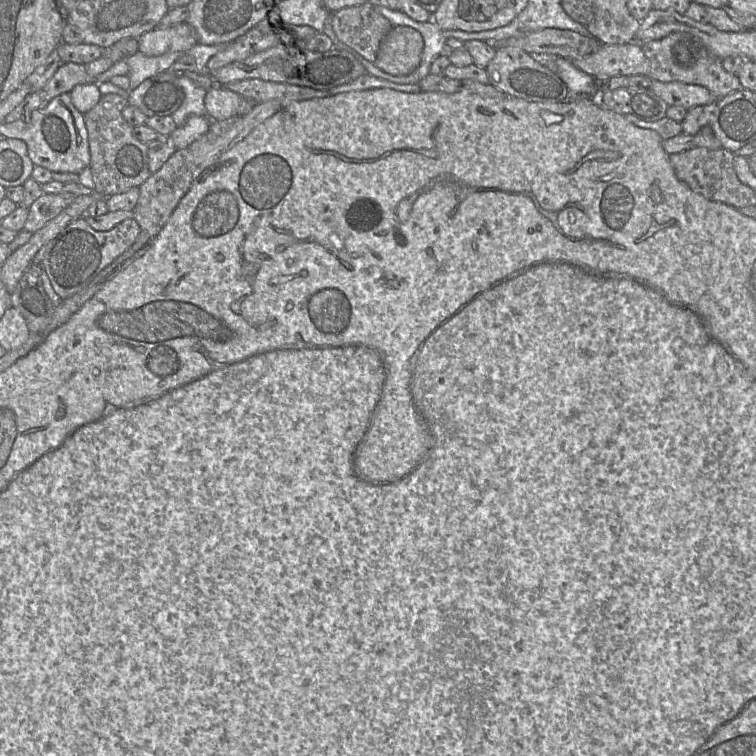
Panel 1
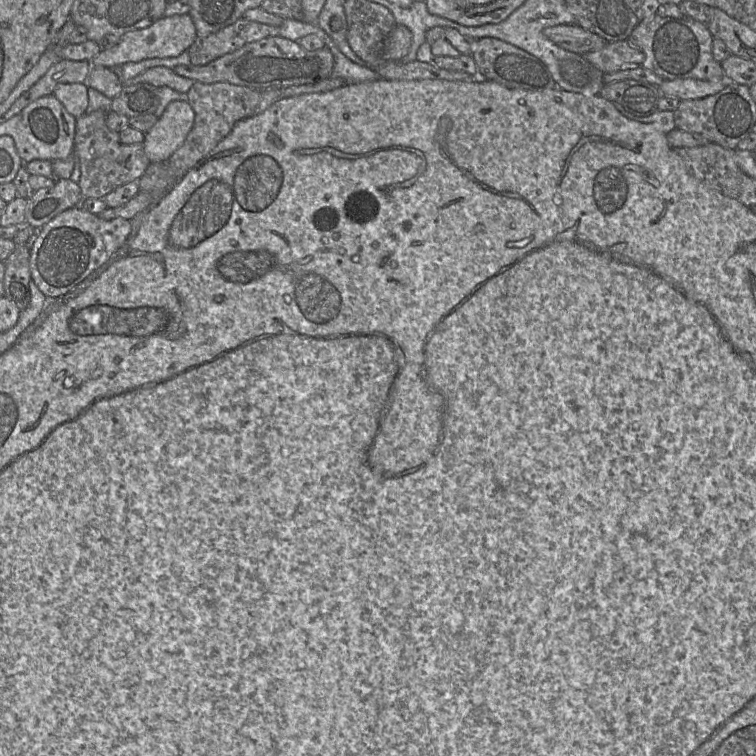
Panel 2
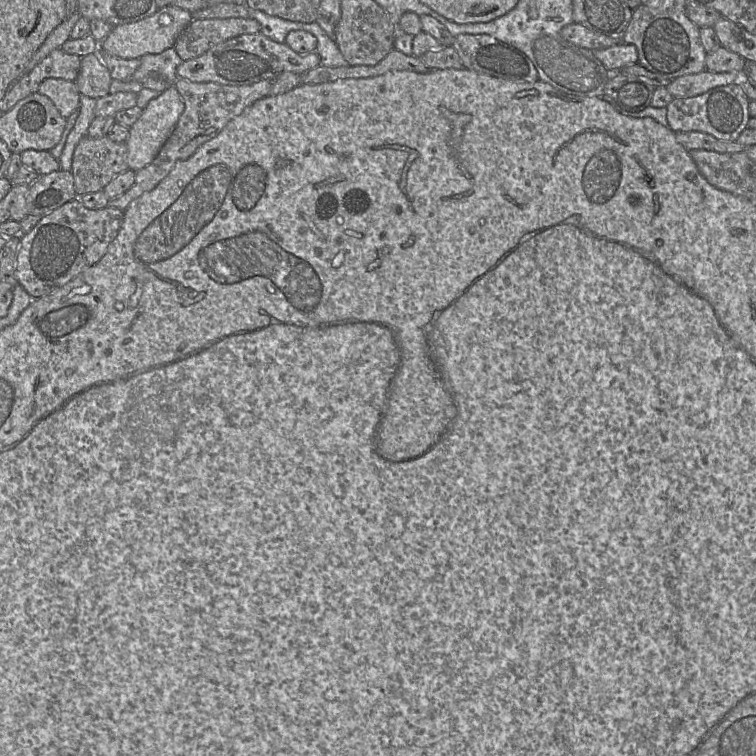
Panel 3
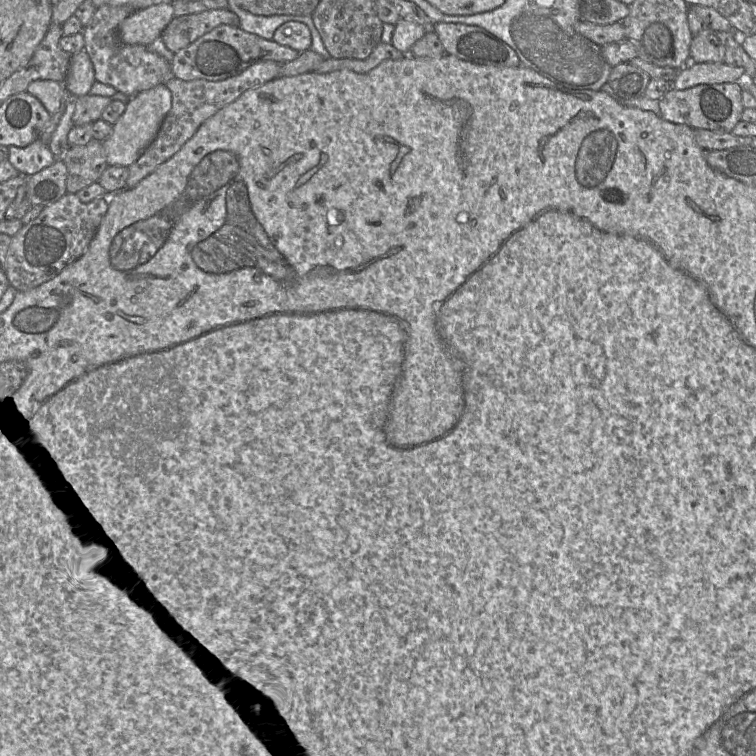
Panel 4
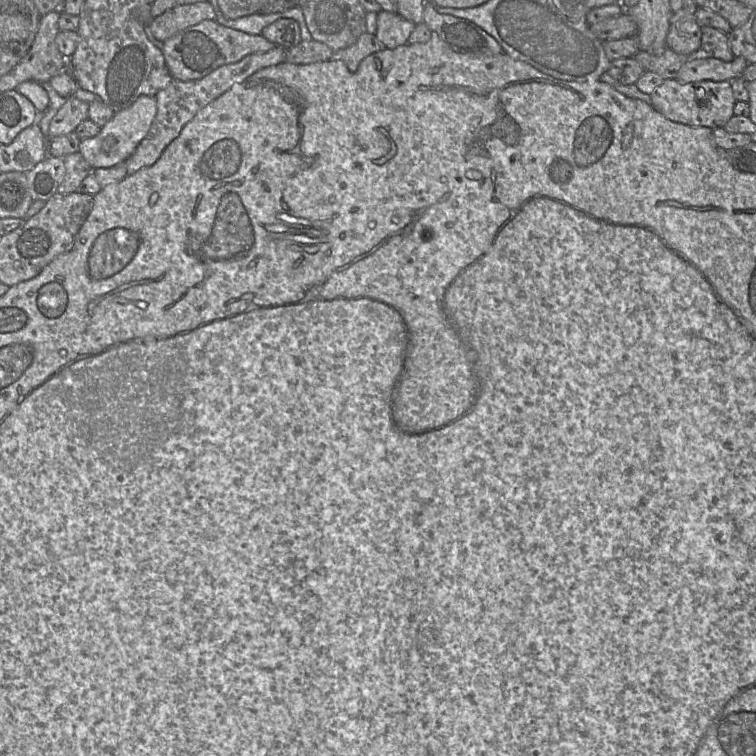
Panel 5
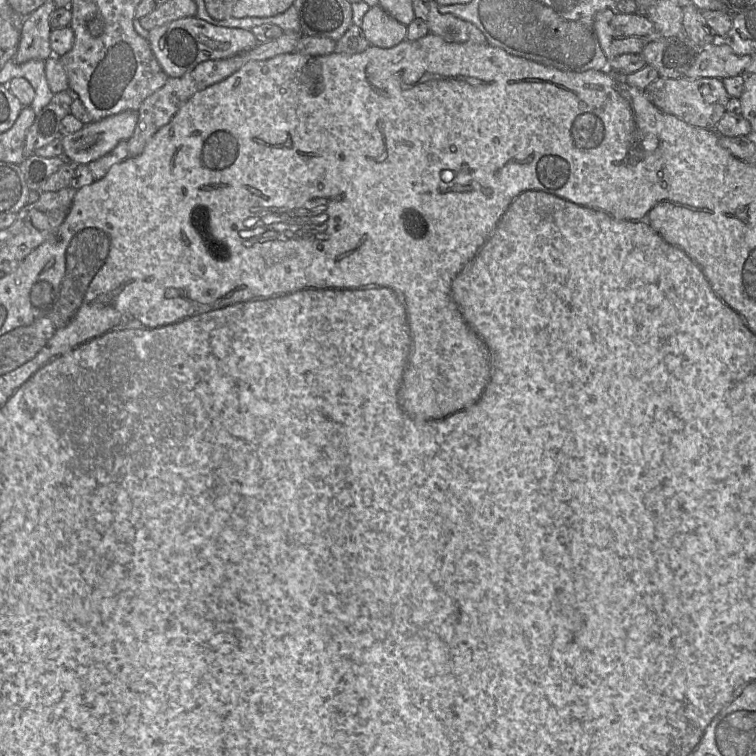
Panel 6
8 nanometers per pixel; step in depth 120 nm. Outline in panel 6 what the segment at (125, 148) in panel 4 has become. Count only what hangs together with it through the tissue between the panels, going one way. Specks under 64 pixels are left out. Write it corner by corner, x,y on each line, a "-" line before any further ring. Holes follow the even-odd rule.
129,110
116,115
105,117
97,122
84,124
79,131
63,134
61,143
63,157
74,164
89,164
112,151
119,142
126,141
134,133
138,121
138,111

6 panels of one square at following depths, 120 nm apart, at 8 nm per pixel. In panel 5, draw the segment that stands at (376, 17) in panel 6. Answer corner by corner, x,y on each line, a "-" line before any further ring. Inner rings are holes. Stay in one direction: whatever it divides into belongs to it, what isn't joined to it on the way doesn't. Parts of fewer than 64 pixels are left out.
381,10
377,13
376,37
388,49
395,49
408,43
416,24
398,13

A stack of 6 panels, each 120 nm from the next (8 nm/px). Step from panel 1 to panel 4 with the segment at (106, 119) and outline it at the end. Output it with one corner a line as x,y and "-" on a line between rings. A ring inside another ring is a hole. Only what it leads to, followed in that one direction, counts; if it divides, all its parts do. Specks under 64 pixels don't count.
94,139
86,145
70,147
61,161
67,168
66,190
71,194
98,182
109,166
102,142

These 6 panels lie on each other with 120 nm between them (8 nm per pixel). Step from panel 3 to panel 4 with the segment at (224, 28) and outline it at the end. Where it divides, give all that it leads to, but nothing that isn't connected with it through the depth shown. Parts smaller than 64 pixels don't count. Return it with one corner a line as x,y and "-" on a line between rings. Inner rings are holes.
228,9
175,16
161,34
166,47
176,53
220,25
239,25
239,17

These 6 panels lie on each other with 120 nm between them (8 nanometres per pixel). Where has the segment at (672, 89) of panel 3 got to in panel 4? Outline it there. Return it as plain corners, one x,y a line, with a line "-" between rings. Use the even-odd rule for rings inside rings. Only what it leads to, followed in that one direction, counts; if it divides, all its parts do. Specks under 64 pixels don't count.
689,63
679,70
670,88
685,90
697,85
741,83
747,79
741,67
732,67
725,63

